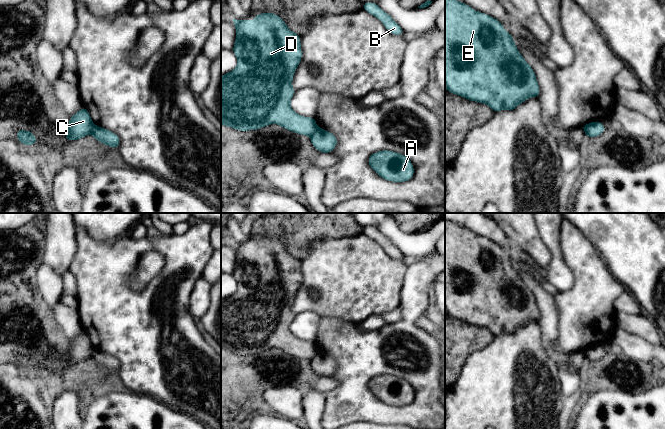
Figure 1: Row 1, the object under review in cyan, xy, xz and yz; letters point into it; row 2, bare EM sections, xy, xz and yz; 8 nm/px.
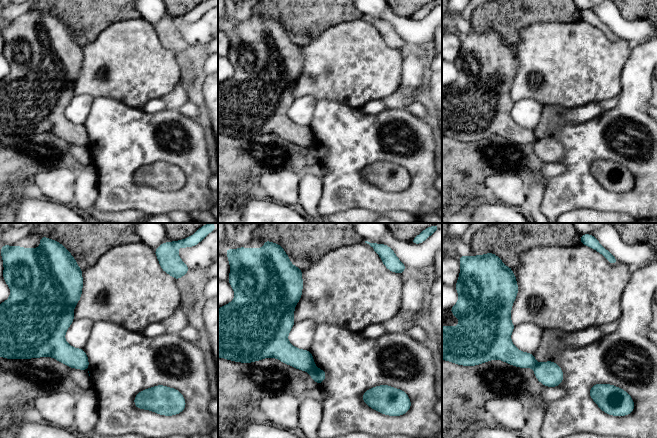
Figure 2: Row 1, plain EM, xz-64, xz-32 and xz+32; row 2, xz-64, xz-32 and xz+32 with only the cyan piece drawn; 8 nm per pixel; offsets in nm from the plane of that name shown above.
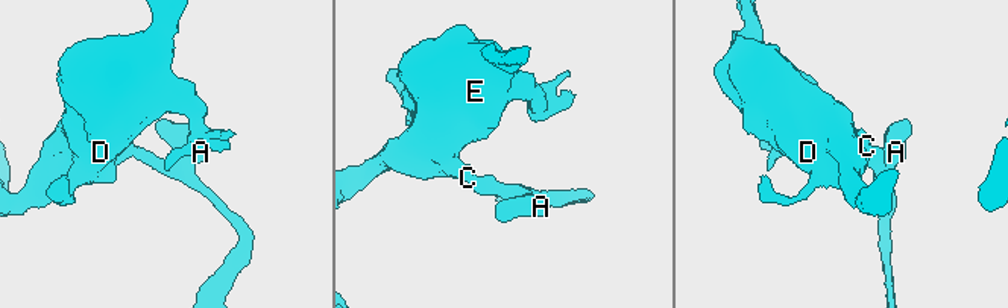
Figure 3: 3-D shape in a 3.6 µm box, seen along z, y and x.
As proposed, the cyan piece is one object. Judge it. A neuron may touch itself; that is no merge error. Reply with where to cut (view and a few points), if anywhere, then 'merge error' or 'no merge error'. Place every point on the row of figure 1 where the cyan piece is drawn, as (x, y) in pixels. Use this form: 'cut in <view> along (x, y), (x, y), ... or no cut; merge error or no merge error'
cut in xz along (318, 128), (310, 136); merge error

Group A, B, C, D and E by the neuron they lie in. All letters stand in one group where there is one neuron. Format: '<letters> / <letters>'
A / B C D E

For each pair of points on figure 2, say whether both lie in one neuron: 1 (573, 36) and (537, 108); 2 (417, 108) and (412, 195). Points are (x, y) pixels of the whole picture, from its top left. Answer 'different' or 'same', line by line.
1: different
2: different

